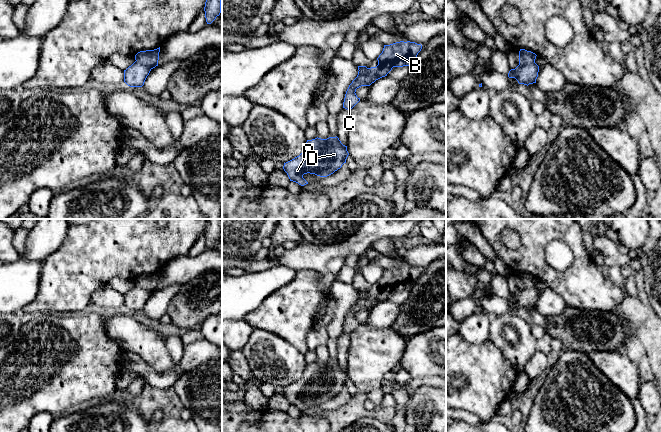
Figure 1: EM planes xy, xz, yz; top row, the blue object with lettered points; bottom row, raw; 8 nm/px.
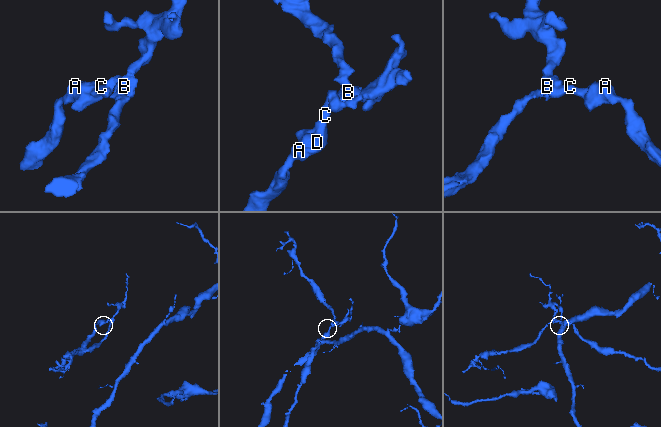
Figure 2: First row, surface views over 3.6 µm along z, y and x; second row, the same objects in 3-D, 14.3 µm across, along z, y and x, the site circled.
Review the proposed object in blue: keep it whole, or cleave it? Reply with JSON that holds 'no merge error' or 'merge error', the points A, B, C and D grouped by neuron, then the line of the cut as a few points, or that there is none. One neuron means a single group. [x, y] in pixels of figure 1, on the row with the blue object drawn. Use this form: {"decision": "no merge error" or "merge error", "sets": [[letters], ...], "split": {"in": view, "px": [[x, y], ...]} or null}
{"decision": "merge error", "sets": [["A", "C", "D"], ["B"]], "split": {"in": "yz", "px": [[534, 61], [519, 65]]}}

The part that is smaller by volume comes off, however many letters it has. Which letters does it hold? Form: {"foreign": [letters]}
{"foreign": ["B"]}

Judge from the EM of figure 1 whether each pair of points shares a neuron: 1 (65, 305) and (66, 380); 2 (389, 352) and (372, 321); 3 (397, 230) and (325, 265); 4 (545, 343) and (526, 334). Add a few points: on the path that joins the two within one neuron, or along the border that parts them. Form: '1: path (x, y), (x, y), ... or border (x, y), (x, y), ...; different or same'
1: border (81, 312), (41, 313); different
2: border (365, 322), (372, 327), (390, 326); different
3: path (379, 230), (371, 230), (357, 244), (343, 249); same
4: border (537, 339), (536, 350); different

